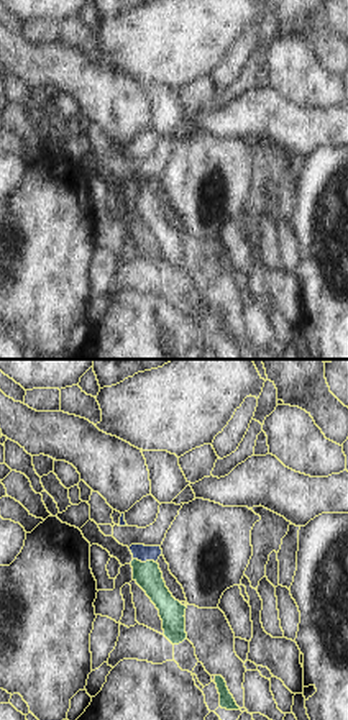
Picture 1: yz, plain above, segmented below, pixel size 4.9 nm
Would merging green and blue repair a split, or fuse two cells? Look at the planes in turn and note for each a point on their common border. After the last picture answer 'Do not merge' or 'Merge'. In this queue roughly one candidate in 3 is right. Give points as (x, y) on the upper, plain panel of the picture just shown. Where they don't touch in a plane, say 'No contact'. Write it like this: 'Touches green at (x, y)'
Touches green at (146, 194).

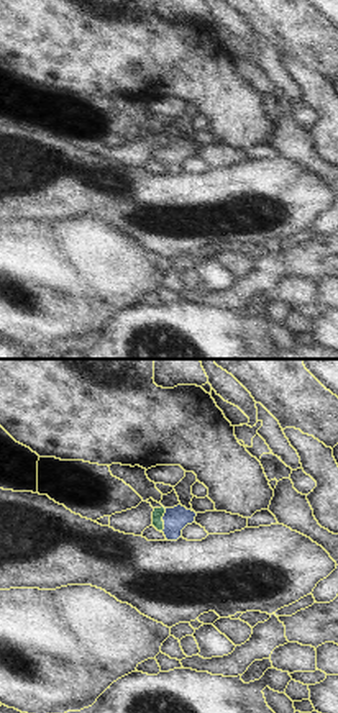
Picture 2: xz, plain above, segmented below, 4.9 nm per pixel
Touches green at (161, 153).

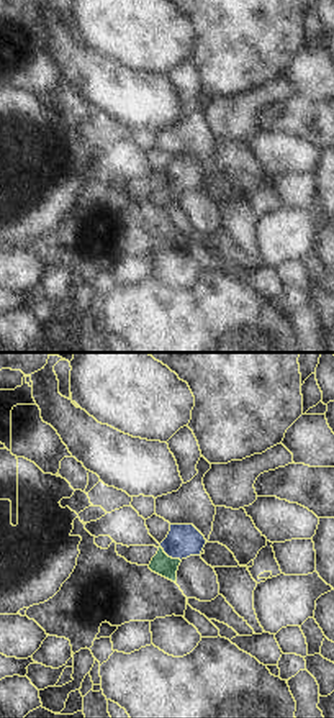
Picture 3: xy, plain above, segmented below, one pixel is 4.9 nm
Touches green at (171, 190).

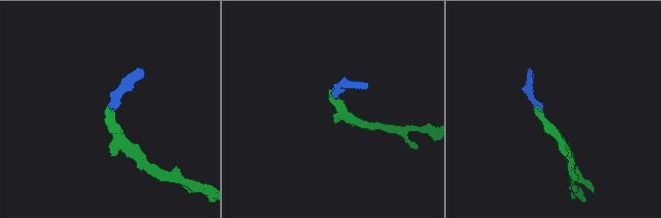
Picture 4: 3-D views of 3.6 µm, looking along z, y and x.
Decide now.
Merge.

